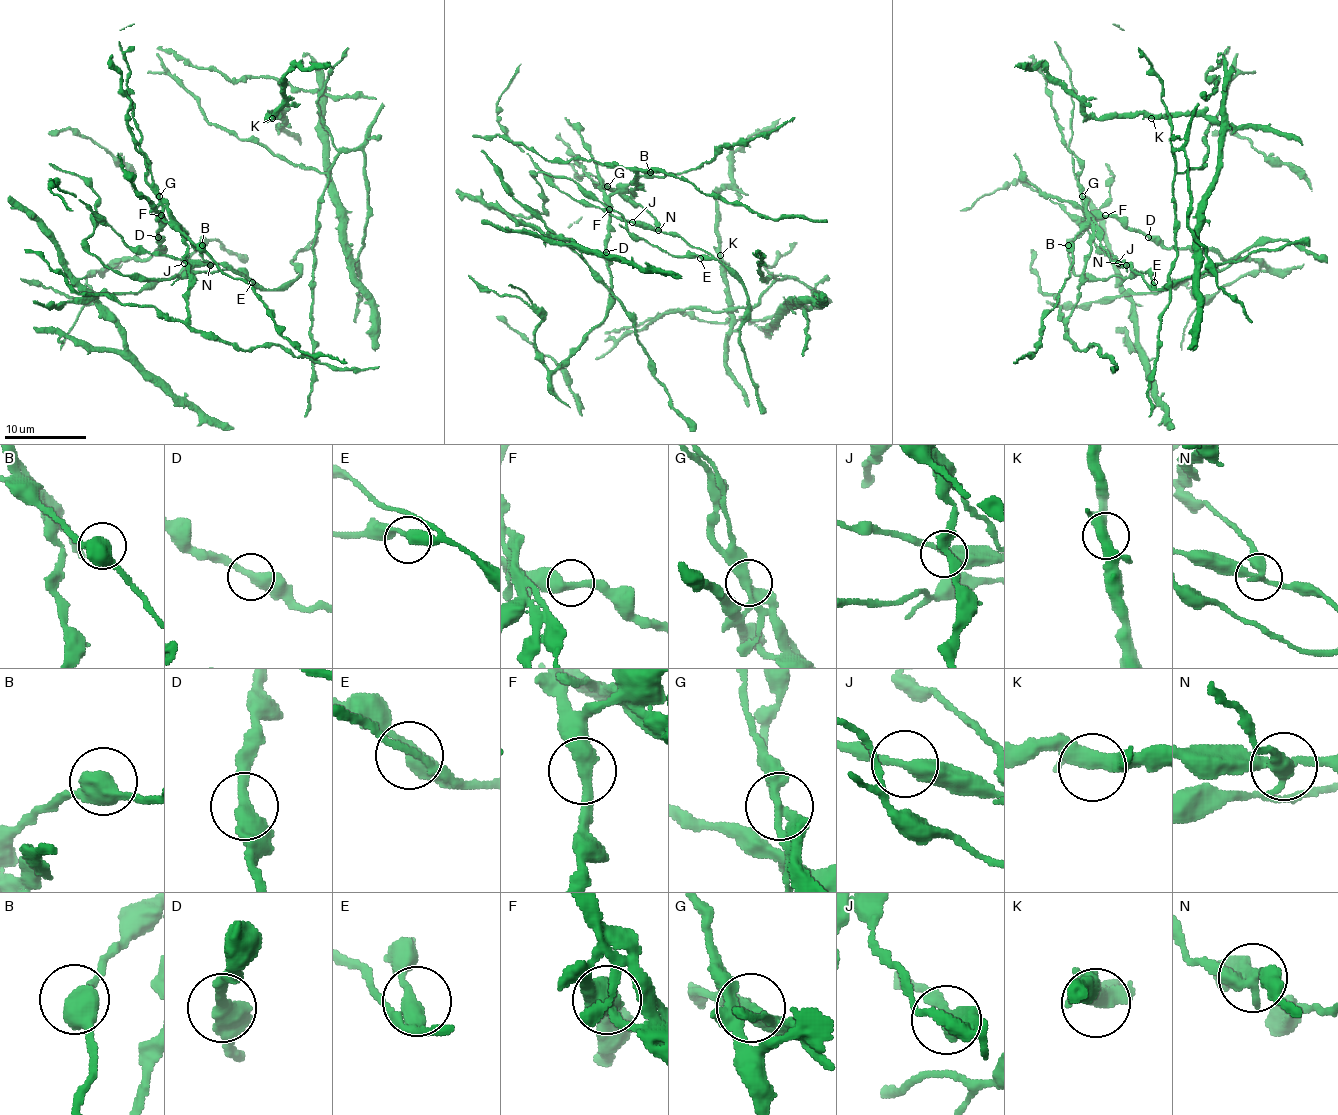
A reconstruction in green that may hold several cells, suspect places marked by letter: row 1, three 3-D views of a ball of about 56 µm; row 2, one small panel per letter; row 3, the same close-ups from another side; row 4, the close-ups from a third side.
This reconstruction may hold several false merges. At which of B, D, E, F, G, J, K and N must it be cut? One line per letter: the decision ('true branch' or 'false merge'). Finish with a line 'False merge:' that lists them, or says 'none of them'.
B: true branch
D: true branch
E: true branch
F: true branch
G: false merge
J: true branch
K: true branch
N: false merge
False merge: G, N

